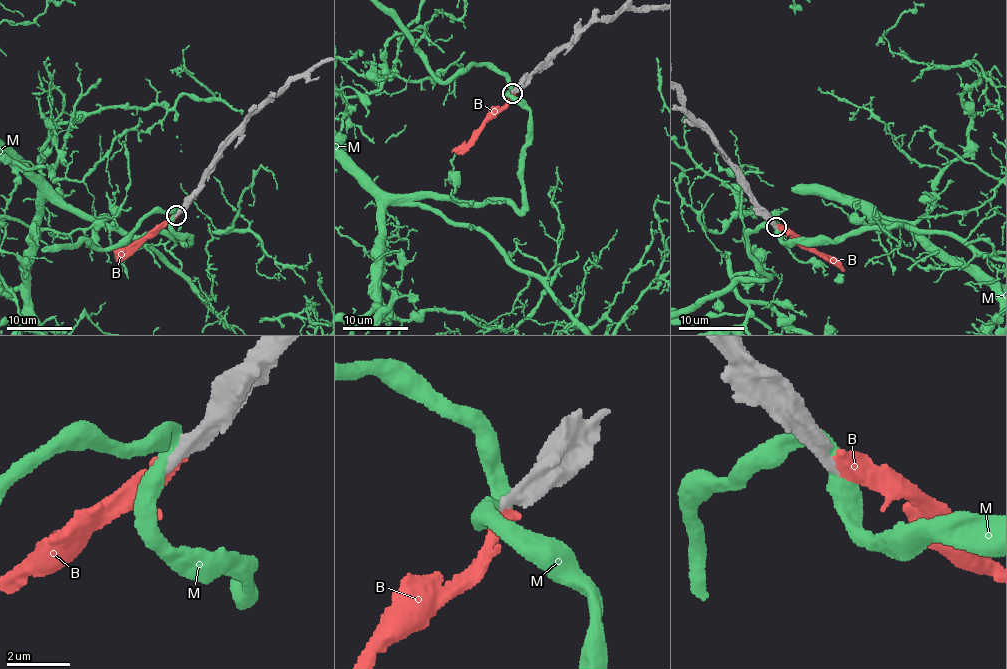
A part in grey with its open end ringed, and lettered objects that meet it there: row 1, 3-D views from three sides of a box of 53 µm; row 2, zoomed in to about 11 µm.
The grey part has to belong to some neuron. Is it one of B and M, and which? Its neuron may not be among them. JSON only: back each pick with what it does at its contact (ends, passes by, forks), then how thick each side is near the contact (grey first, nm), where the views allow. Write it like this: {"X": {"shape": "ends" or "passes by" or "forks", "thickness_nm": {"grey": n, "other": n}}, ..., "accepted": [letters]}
{"B": {"shape": "ends", "thickness_nm": {"grey": 400, "other": 460}}, "accepted": ["B"]}

